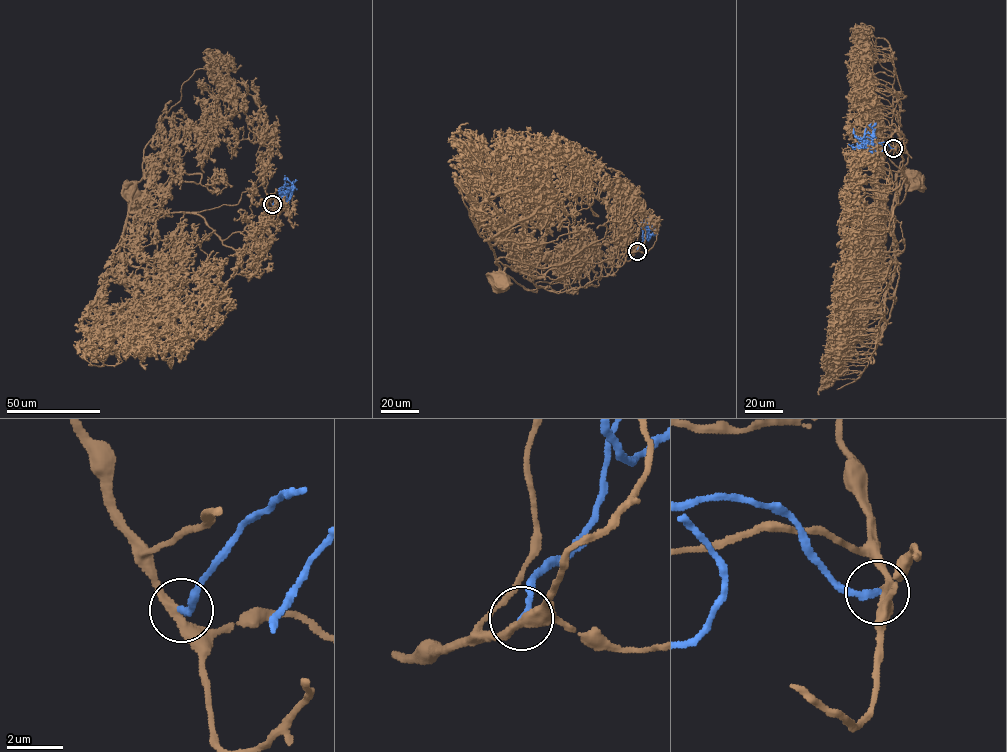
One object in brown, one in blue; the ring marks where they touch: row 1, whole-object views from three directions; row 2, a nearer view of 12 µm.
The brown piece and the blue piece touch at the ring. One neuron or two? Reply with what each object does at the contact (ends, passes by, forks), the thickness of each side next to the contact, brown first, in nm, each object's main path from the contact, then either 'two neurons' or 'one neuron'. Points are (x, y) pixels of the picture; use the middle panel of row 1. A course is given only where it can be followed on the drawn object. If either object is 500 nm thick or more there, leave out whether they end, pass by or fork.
brown passes by; blue ends; calibres 320 and 200 nm; course brown (637, 251), (617, 267), (612, 258), (543, 268), (501, 257), (498, 279); course blue (636, 250), (644, 229), (650, 234), (654, 231), (647, 240); one neuron

